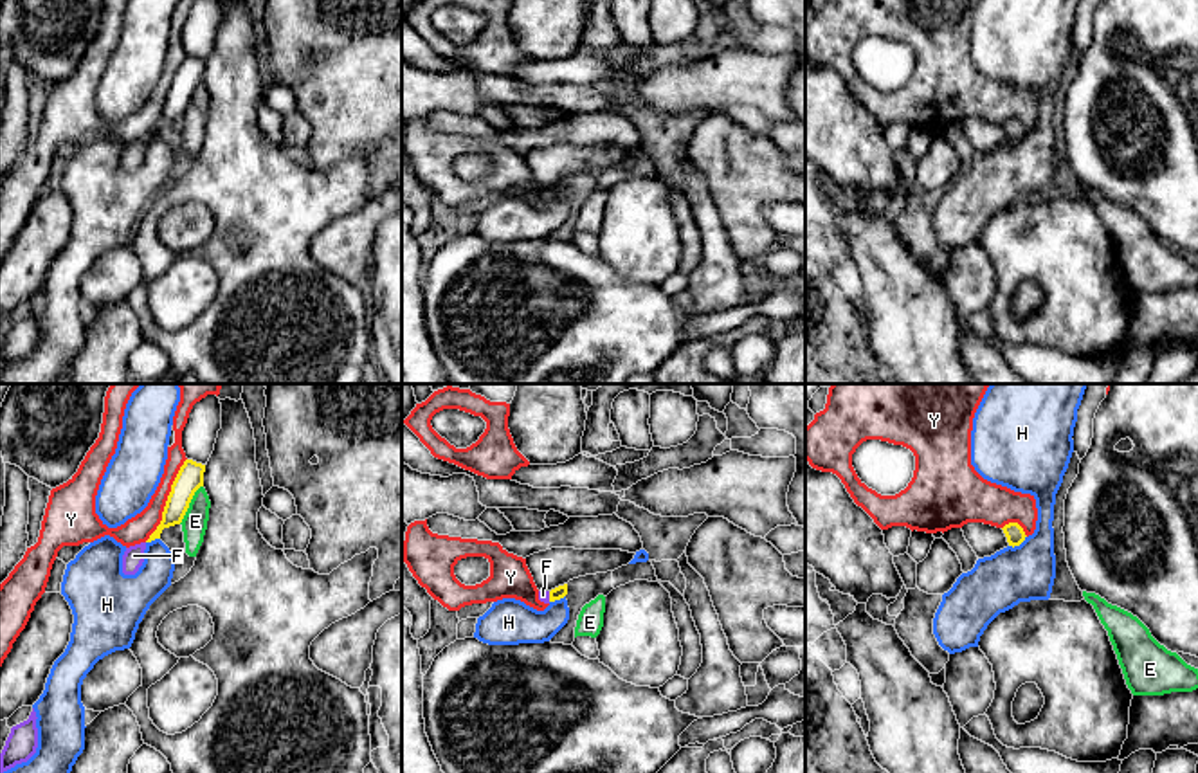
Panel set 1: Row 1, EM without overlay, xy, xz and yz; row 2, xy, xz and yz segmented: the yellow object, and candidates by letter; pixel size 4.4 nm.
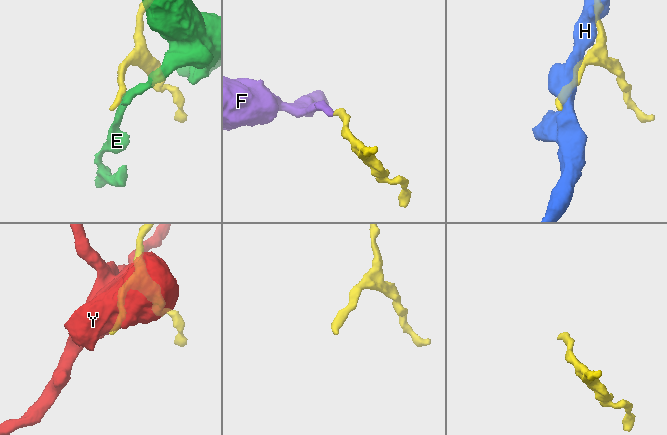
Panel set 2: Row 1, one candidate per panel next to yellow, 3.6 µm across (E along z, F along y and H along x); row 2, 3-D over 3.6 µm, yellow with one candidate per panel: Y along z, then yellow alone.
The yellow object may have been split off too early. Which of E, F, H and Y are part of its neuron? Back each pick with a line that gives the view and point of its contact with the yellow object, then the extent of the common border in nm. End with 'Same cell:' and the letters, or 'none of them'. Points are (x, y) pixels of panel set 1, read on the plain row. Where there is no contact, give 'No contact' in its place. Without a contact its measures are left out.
F: Touches yellow at xz (550, 193). Shared border 50 nm
Same cell: F

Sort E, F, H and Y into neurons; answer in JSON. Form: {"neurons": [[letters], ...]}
{"neurons": [["E"], ["F"], ["H"], ["Y"]]}

